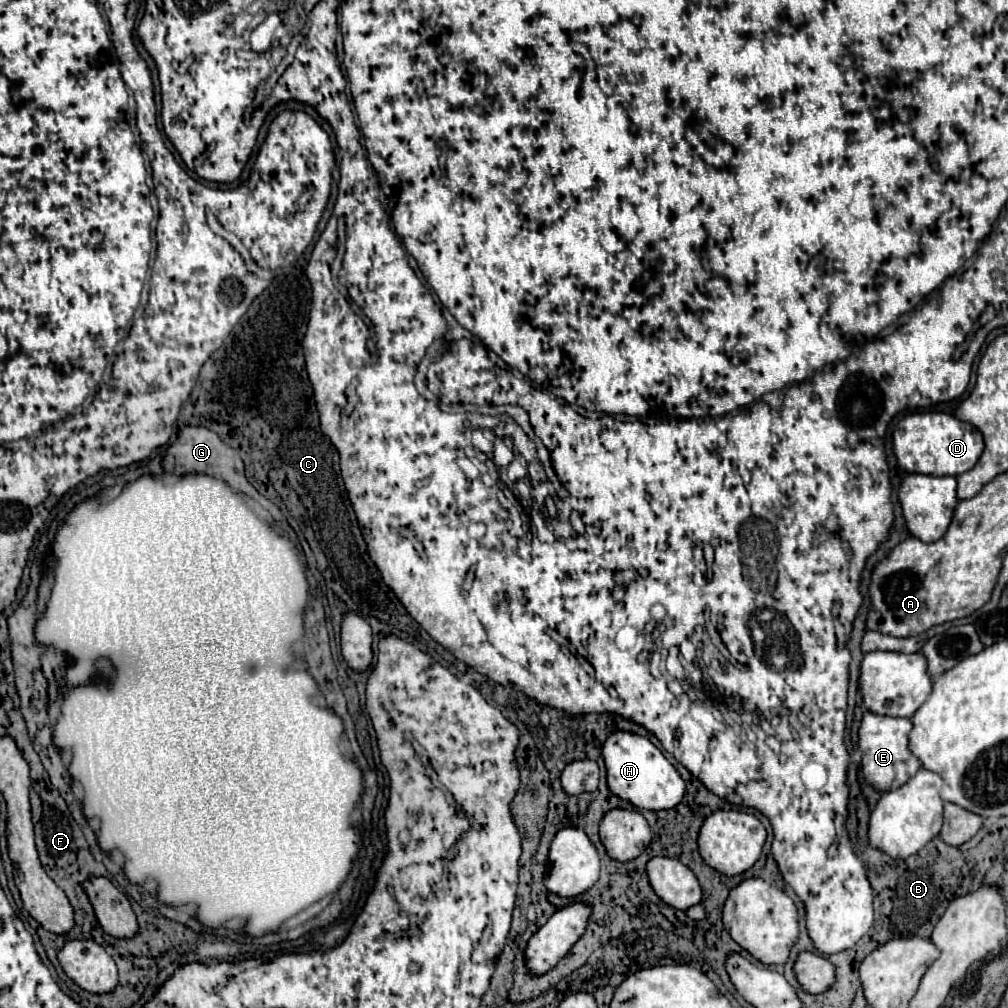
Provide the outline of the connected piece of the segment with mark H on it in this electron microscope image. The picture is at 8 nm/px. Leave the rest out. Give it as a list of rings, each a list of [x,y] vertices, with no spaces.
[[[612,731],[602,743],[602,757],[606,763],[608,789],[624,801],[630,801],[638,809],[672,809],[676,807],[686,791],[684,779],[672,767],[672,763],[662,755],[662,751],[650,743],[646,737],[628,731]]]

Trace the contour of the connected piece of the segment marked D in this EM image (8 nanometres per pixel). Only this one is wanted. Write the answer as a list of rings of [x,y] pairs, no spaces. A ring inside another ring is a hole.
[[[910,413],[904,415],[892,433],[894,439],[894,455],[898,467],[906,473],[924,473],[924,475],[952,475],[958,477],[960,473],[974,467],[978,457],[984,451],[984,439],[980,431],[956,419],[948,413]]]

